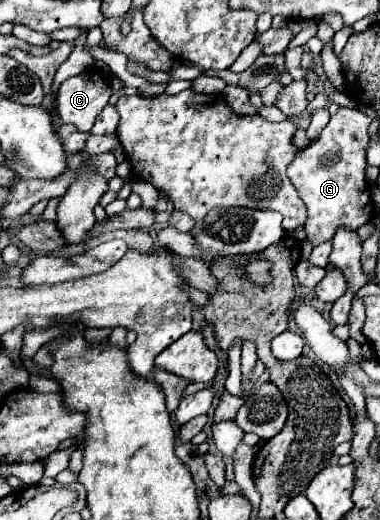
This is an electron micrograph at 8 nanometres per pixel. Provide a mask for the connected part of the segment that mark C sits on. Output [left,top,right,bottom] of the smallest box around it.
[56,69,112,131]

